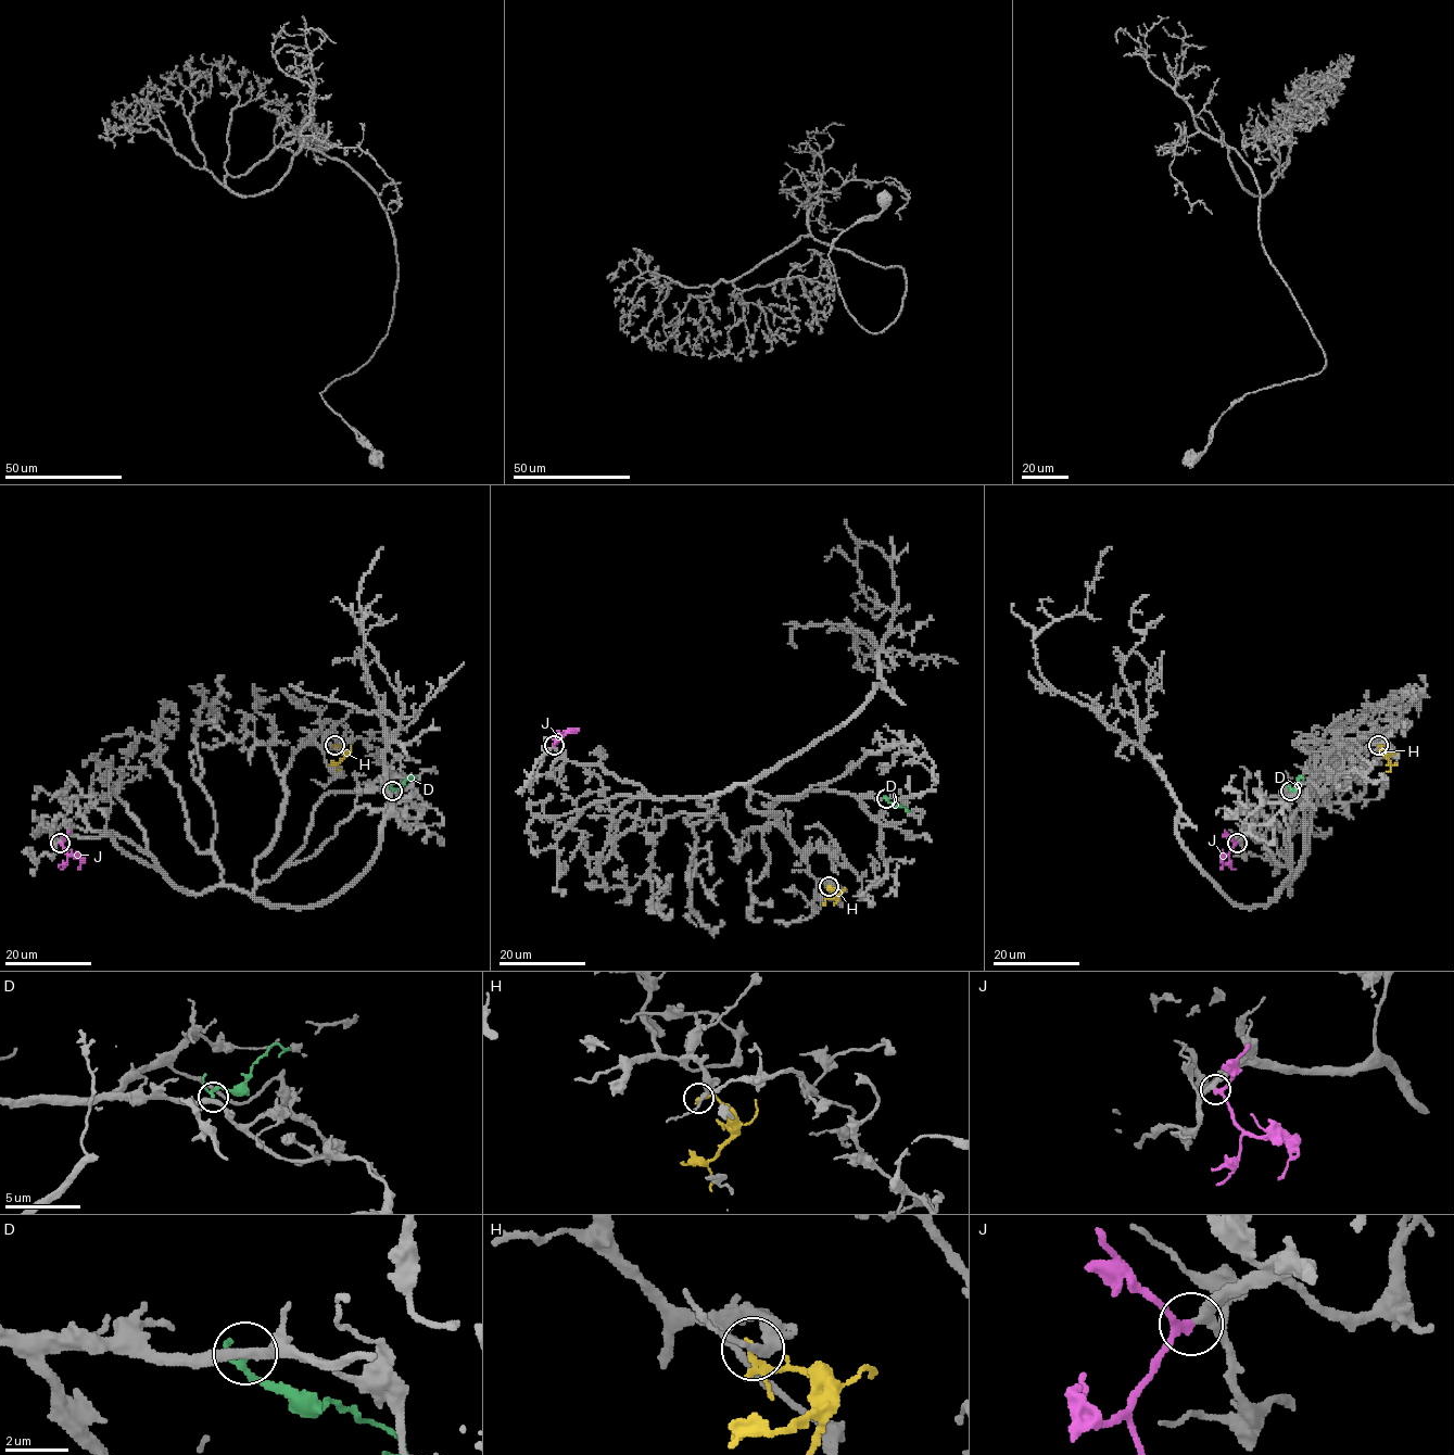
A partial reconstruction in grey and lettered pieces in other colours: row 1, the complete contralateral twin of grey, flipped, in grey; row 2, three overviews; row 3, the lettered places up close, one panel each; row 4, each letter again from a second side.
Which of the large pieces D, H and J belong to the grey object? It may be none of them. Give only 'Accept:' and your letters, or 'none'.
Accept: J

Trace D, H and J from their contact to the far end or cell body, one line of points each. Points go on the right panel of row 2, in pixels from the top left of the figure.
D: (1289, 792), (1297, 786), (1299, 776), (1303, 780)
H: (1378, 746), (1390, 763), (1396, 763)
J: (1237, 843), (1223, 859), (1223, 869)

